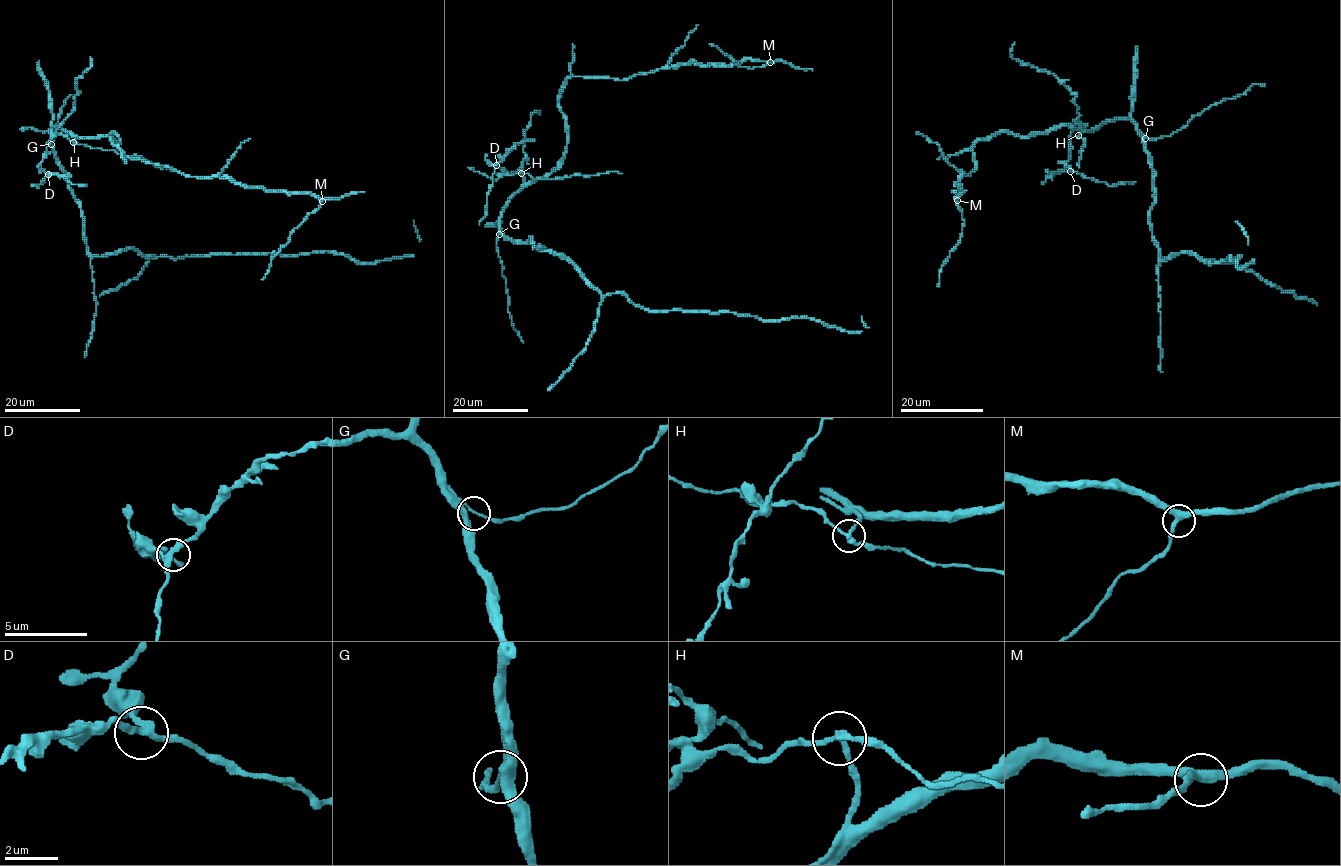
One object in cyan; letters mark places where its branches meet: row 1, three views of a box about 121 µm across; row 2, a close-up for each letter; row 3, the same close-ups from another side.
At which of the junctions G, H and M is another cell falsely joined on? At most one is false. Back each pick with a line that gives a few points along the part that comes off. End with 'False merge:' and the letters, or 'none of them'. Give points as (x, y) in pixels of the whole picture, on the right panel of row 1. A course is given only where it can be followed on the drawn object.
H: course (1078, 136), (1082, 127), (1075, 127), (1079, 114), (1074, 95), (1054, 75), (1016, 60), (1011, 52), (1015, 43)
False merge: H

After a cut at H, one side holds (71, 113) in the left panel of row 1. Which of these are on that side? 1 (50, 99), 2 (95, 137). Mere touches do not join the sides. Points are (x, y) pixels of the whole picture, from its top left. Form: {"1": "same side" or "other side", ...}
{"1": "other side", "2": "other side"}

